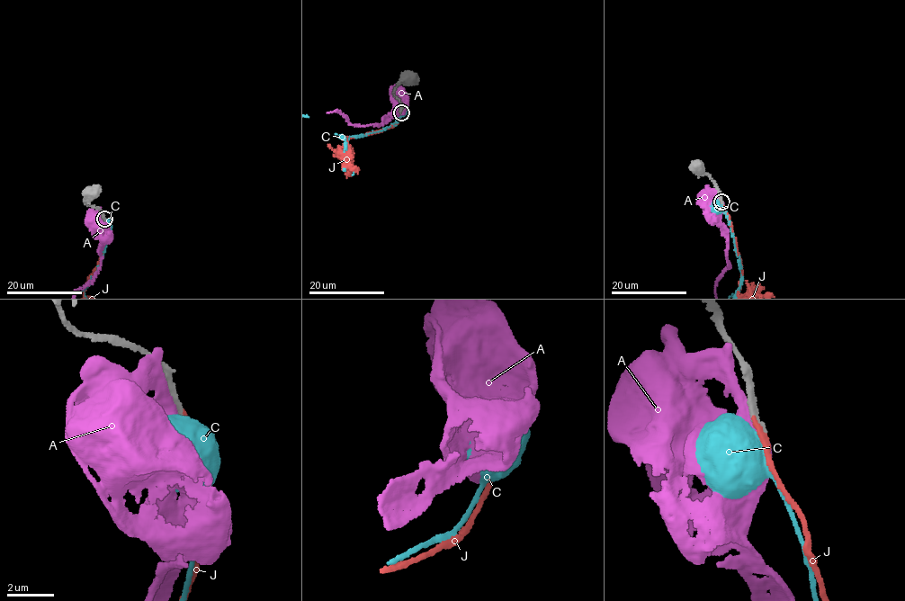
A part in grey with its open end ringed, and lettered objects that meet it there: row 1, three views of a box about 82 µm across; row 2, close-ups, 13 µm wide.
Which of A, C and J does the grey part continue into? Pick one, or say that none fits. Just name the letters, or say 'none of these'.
J

